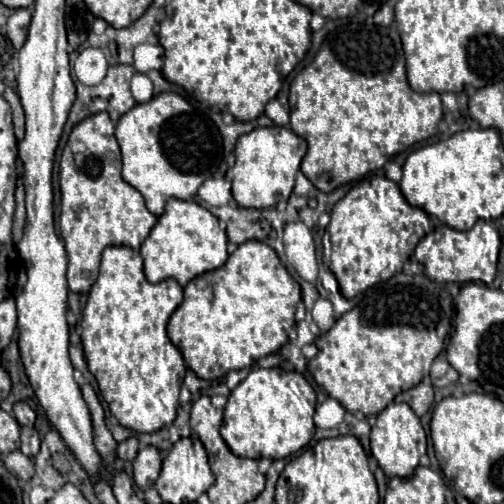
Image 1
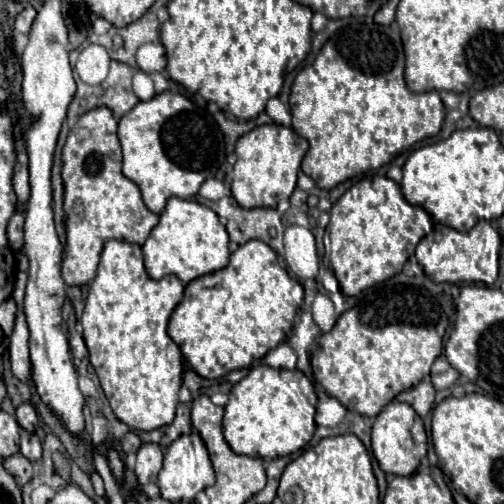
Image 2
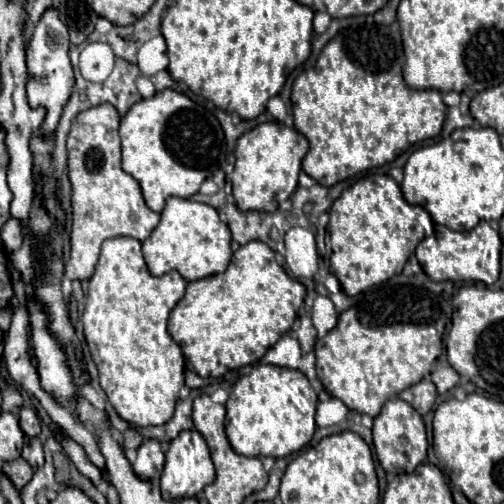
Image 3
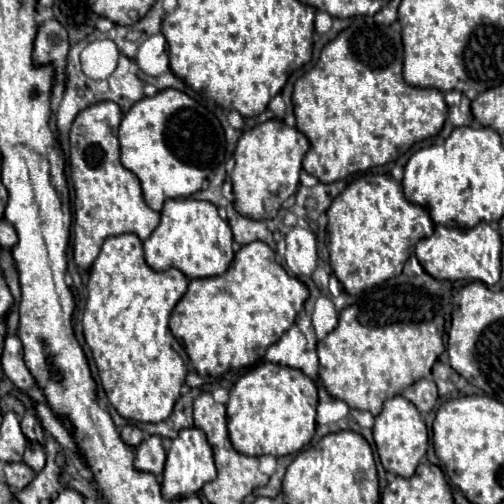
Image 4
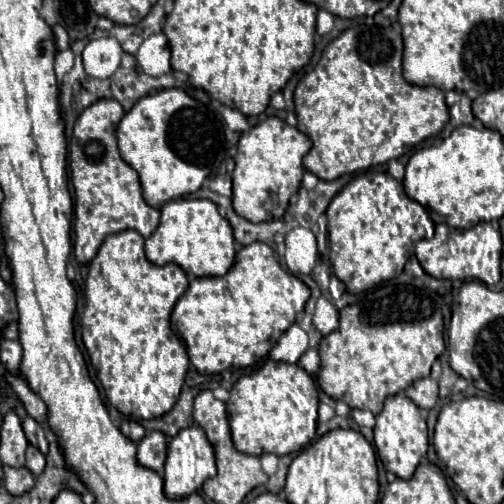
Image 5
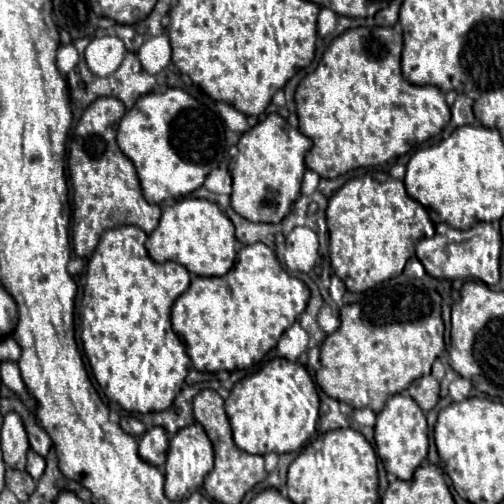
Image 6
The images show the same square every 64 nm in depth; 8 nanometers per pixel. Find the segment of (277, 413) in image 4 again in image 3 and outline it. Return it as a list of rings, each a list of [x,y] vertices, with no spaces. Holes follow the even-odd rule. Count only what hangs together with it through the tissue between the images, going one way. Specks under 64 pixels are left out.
[[[258,364],[230,390],[226,402],[226,436],[238,454],[284,458],[312,440],[316,402],[318,396],[300,370]]]

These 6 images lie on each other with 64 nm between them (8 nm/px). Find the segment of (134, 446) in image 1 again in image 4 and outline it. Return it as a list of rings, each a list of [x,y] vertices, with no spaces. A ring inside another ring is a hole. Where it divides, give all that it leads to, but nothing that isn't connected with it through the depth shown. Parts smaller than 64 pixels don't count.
[[[126,424],[126,426],[120,430],[120,436],[122,436],[122,440],[124,440],[126,444],[130,444],[130,446],[138,446],[138,444],[144,440],[144,432],[142,432],[138,426],[134,426],[134,424]]]

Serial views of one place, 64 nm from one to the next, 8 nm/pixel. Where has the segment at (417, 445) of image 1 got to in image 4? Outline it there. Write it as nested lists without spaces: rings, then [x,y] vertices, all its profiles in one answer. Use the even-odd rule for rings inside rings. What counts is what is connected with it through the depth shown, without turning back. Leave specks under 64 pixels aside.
[[[394,396],[384,402],[384,410],[376,416],[374,424],[374,444],[380,456],[382,466],[398,476],[412,476],[418,462],[426,456],[428,450],[428,430],[418,412],[418,408],[404,396]]]

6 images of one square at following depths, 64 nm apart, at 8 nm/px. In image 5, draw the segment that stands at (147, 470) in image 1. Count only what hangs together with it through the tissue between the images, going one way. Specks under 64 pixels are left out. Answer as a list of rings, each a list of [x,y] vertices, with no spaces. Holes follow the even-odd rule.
[[[148,432],[144,440],[138,442],[138,462],[162,474],[166,462],[166,436],[162,432]]]

